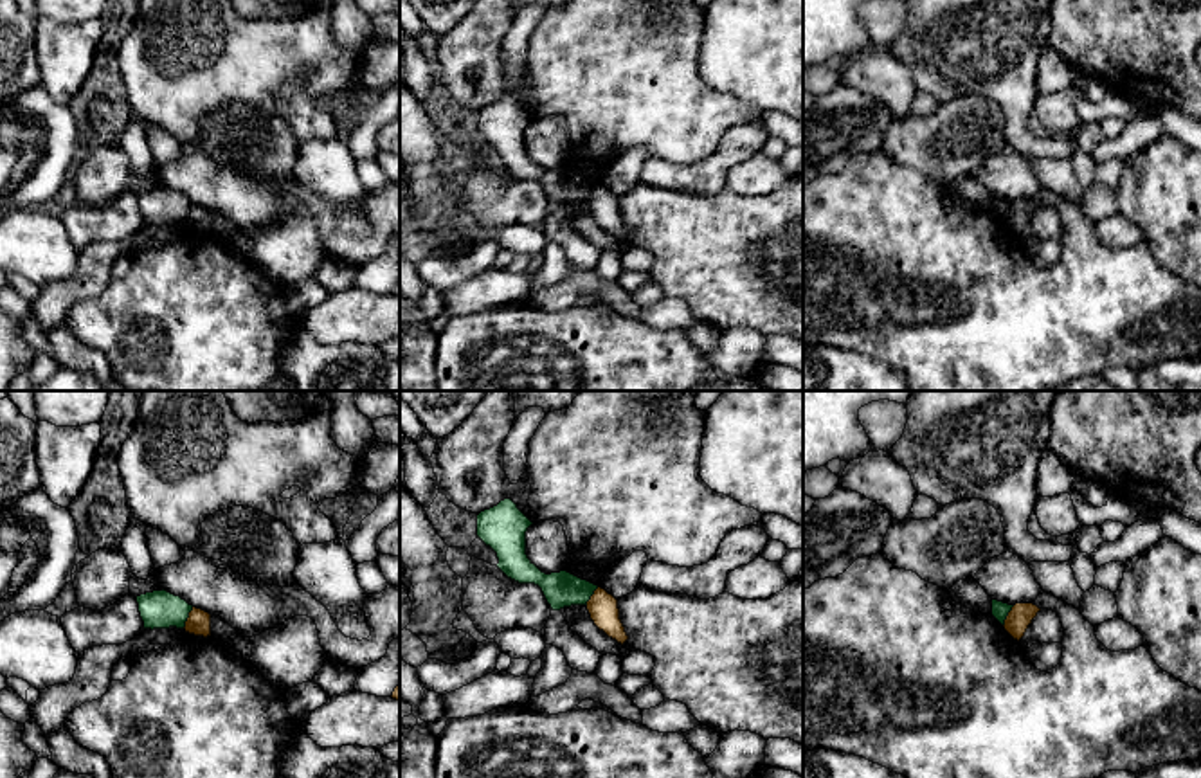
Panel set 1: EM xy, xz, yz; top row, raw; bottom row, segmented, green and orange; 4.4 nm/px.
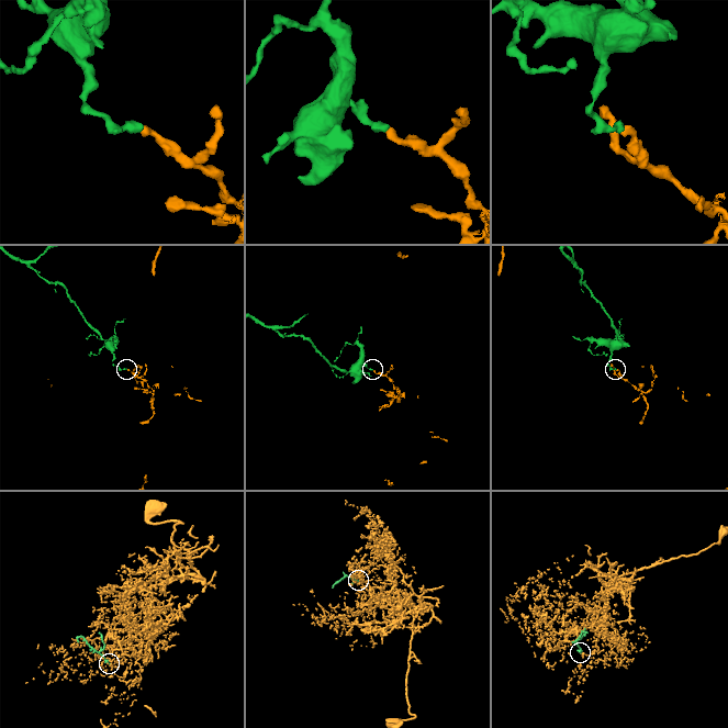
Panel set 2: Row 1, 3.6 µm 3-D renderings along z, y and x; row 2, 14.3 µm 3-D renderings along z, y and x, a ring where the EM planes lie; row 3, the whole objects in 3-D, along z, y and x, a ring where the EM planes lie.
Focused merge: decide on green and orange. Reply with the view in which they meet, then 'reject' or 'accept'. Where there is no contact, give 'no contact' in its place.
xy | reject

